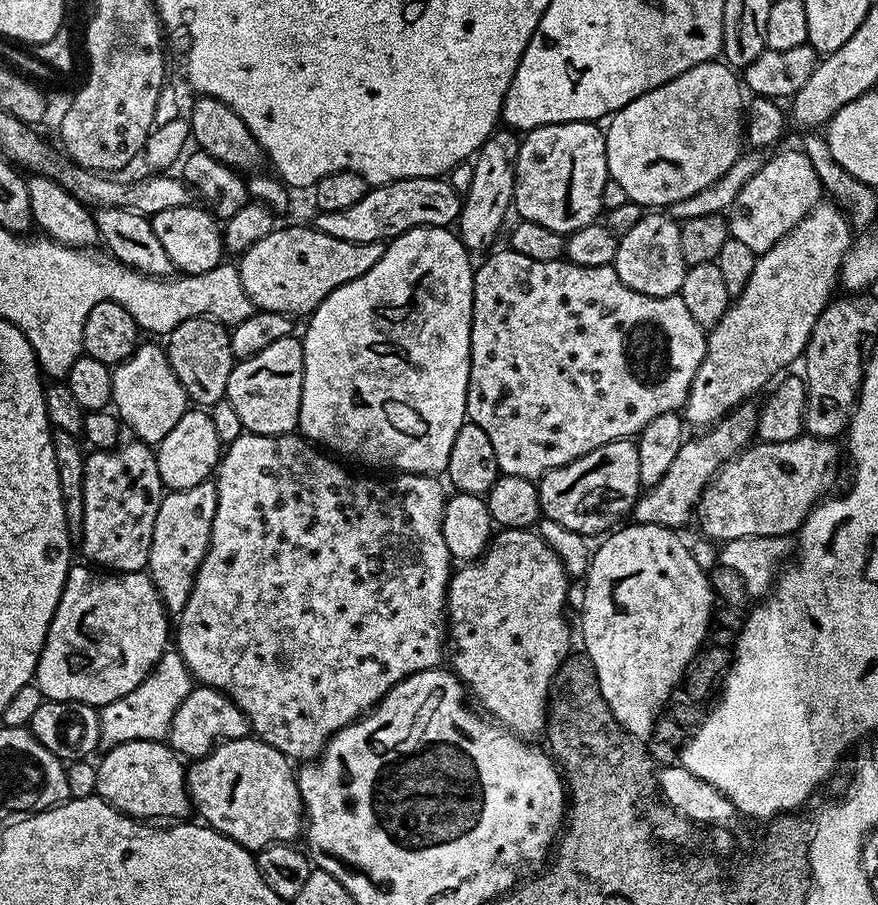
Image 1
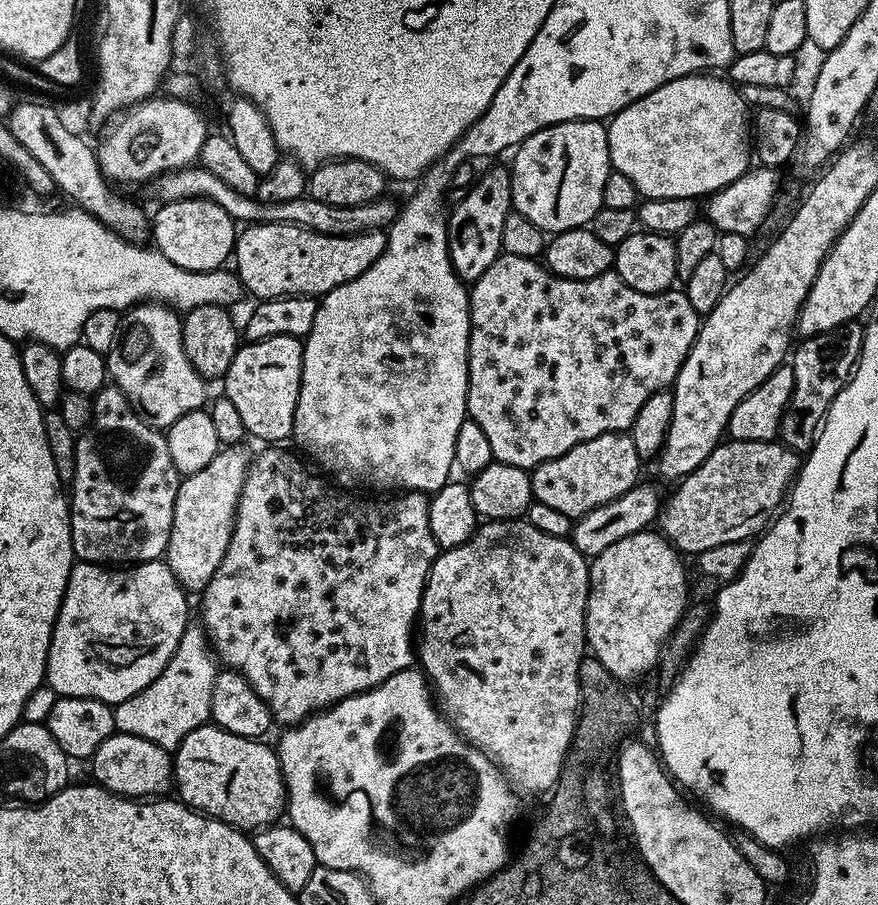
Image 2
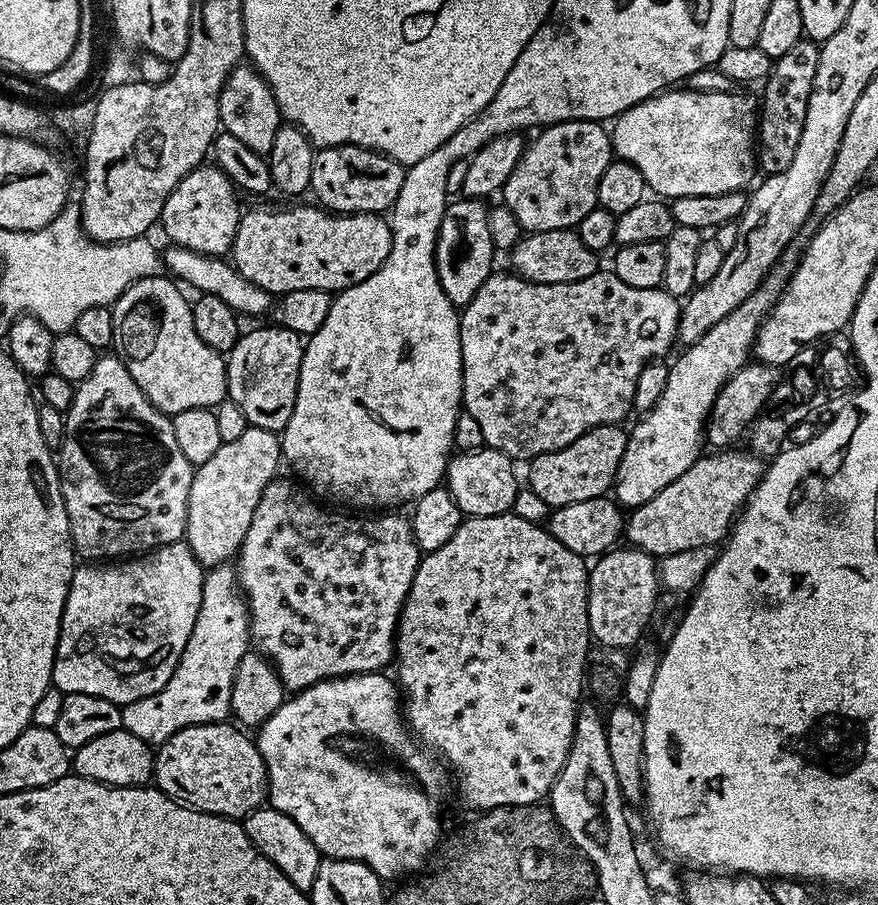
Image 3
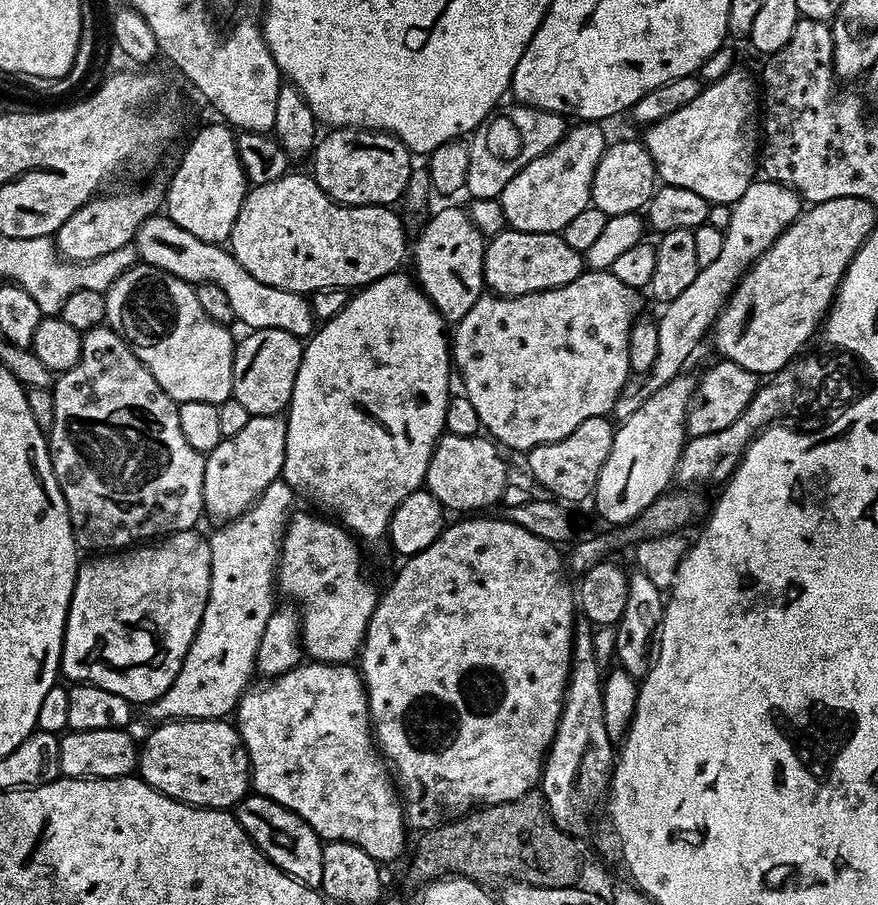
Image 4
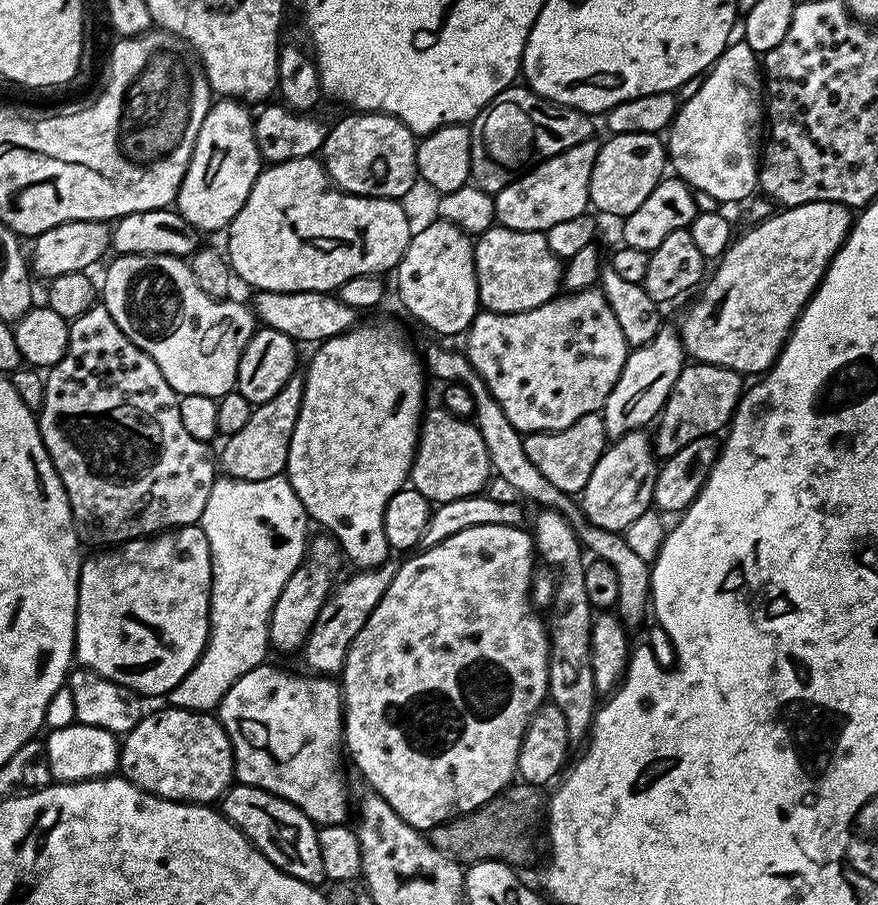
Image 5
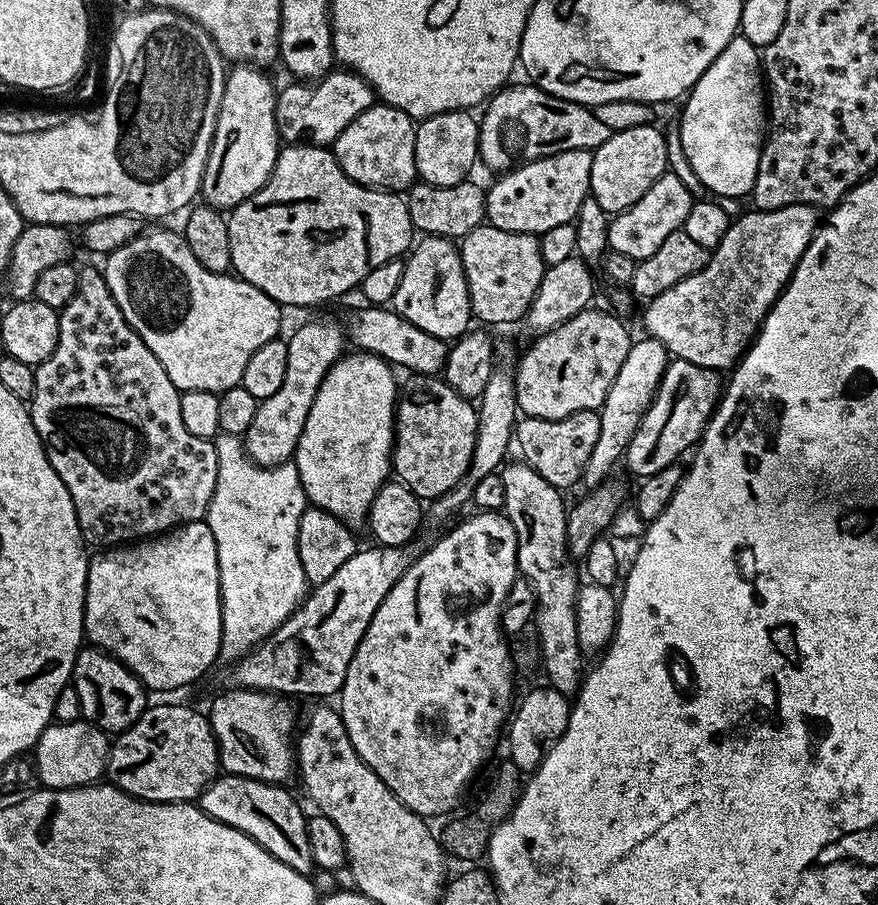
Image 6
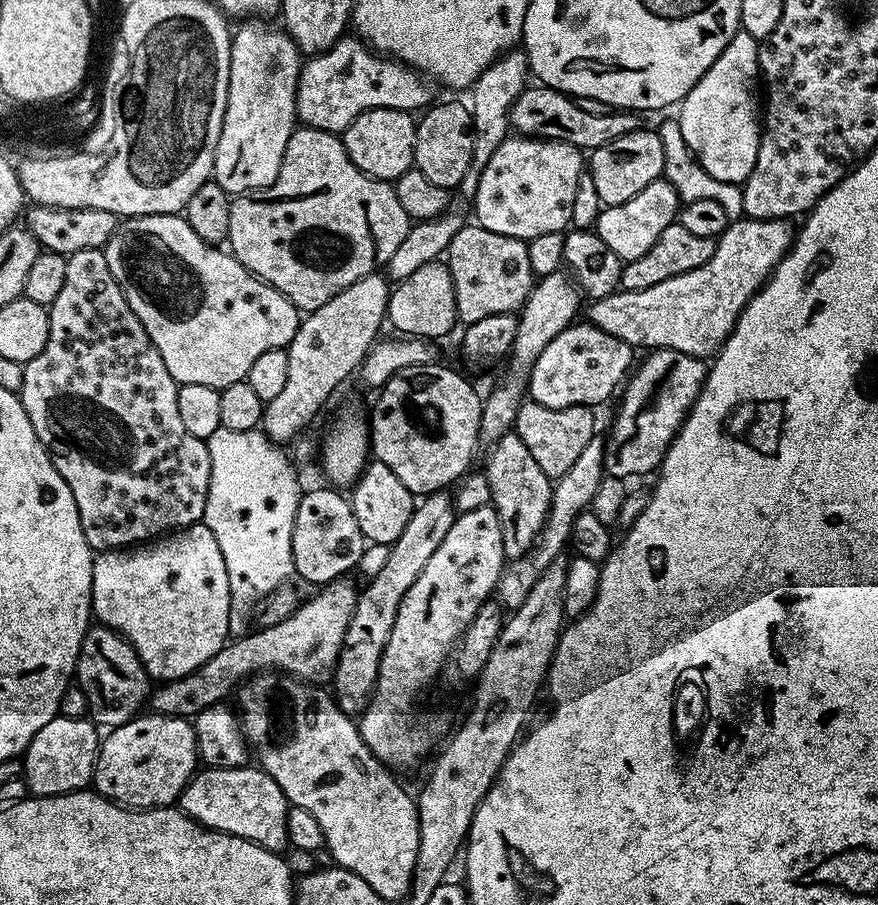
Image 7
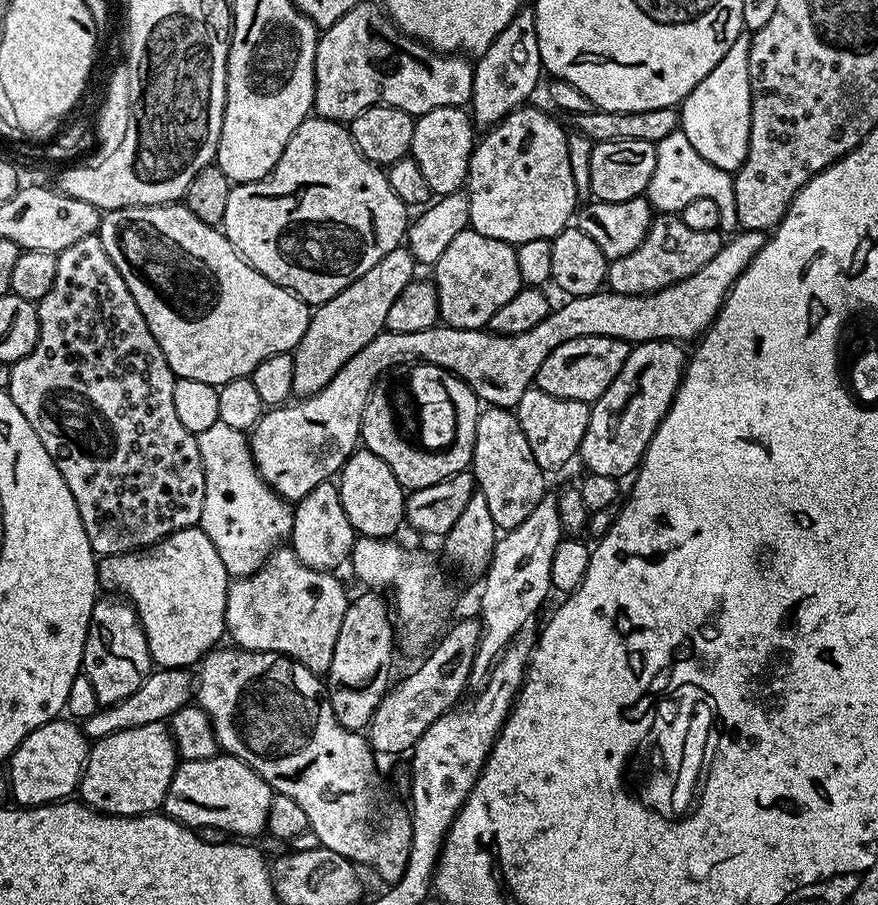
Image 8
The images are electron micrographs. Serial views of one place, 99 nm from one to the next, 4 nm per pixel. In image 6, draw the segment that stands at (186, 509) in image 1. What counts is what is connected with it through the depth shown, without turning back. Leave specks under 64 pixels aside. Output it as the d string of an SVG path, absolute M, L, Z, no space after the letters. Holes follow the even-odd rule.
M312 320L302 325L292 337L287 337L286 343L288 361L282 386L278 386L270 398L257 403L254 422L250 422L250 430L246 430L242 437L248 457L266 468L289 463L295 457L298 438L302 438L302 426L306 426L310 406L314 406L314 394L318 394L330 365L345 355L346 332L341 325L339 328L324 320Z

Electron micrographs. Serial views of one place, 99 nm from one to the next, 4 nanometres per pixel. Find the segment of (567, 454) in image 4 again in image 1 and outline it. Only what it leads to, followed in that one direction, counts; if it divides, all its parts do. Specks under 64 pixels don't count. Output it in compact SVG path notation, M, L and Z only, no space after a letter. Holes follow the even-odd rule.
M631 439L606 442L566 466L551 468L549 472L539 477L538 487L543 519L558 522L558 526L566 526L566 530L574 530L586 538L593 538L592 536L596 535L599 537L615 529L621 523L620 516L627 517L642 495L638 478L638 450Z

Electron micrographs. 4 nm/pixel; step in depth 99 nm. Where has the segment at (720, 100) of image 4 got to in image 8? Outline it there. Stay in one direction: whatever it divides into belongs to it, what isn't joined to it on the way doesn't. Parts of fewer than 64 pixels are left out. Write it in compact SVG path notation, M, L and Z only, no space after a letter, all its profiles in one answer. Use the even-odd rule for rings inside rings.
M751 35L734 38L734 46L722 54L722 62L694 86L694 90L679 105L679 131L690 138L694 150L706 158L706 162L733 174L746 162L750 146L750 118L752 117L752 91L750 90L750 42Z

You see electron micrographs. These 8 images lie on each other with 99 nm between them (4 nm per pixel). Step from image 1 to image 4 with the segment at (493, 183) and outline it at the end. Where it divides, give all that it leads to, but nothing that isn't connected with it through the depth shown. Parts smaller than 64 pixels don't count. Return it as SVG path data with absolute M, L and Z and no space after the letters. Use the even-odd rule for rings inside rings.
M462 207L444 208L428 220L428 225L414 240L416 272L414 279L427 294L434 307L444 315L445 321L455 322L466 318L470 306L478 302L485 291L484 245L486 237L479 232L469 213Z

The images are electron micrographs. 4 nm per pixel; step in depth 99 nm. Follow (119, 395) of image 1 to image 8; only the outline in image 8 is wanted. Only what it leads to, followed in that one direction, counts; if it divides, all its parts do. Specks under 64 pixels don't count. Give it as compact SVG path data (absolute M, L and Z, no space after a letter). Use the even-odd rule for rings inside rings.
M183 202L114 208L105 211L100 217L98 235L102 246L106 246L106 254L110 254L110 262L114 262L114 266L118 266L118 274L122 274L126 286L130 286L130 294L134 294L134 302L138 302L138 310L142 310L142 318L146 318L146 326L150 326L150 334L154 334L170 370L177 378L195 378L197 382L210 382L219 386L234 378L251 377L254 366L258 366L258 362L262 362L262 358L270 358L270 354L279 352L292 352L298 346L302 334L306 334L310 315L309 305L298 299L292 292L287 292L282 286L270 282L270 278L258 274L258 270L254 270L254 266L250 266L238 255L234 246L217 225L202 222L202 218L197 218L189 210L188 205Z

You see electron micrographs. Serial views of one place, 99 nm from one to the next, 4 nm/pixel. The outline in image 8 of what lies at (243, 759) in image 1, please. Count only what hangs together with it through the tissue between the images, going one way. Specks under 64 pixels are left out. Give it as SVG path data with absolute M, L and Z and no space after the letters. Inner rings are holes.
M164 724L114 732L89 747L88 761L80 775L79 799L107 816L147 816L163 809L177 763L176 743Z

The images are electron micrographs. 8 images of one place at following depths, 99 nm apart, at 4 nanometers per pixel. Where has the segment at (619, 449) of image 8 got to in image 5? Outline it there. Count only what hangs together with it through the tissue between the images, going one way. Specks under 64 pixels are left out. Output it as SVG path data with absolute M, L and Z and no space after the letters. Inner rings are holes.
M685 363L678 374L678 382L670 390L667 402L655 421L654 452L657 457L667 458L703 436L716 436L723 433L732 422L732 416L746 387L741 373L714 366L713 364Z

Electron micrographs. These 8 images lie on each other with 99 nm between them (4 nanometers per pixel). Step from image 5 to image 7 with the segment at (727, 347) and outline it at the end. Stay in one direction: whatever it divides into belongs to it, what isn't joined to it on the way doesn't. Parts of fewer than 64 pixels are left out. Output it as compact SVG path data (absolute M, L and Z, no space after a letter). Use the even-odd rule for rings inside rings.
M733 220L716 240L716 249L710 262L701 268L686 270L686 274L666 278L666 282L658 282L658 286L650 286L650 290L617 290L606 298L591 301L587 305L587 323L593 324L598 330L606 330L606 334L614 334L614 338L632 345L636 350L669 348L691 356L711 357L720 351L725 338L734 330L740 311L752 301L752 296L768 281L778 261L791 248L794 228L790 225L788 220Z

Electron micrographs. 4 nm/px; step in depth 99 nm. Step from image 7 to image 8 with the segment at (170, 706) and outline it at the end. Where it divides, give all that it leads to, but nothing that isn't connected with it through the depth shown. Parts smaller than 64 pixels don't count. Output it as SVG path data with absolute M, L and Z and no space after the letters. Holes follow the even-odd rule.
M156 668L146 678L146 682L142 686L138 686L138 690L134 690L134 694L130 694L130 698L124 698L122 702L101 706L97 712L90 714L90 718L86 718L82 722L85 736L89 741L95 742L112 735L114 732L122 730L130 730L134 726L150 726L151 724L164 724L171 721L172 715L178 710L182 710L190 703L194 696L194 680L185 669L182 668Z

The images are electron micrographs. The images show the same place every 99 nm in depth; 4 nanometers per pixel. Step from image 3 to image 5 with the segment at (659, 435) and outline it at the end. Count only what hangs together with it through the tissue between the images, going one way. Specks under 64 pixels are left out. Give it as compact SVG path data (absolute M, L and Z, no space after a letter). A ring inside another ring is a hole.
M637 430L611 441L604 449L598 466L590 473L583 492L579 493L578 503L584 519L602 530L623 533L625 528L644 512L653 507L652 491L658 460L654 455L654 444L647 431Z

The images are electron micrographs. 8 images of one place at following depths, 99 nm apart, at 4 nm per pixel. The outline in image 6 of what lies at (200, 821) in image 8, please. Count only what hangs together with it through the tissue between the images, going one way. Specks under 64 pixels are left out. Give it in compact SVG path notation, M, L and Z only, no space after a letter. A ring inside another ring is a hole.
M217 775L208 789L198 798L198 806L210 818L246 834L258 846L262 846L278 862L286 862L298 874L306 877L313 875L316 863L310 854L310 838L306 838L306 812L287 792L287 787L278 784L267 784L245 776Z

